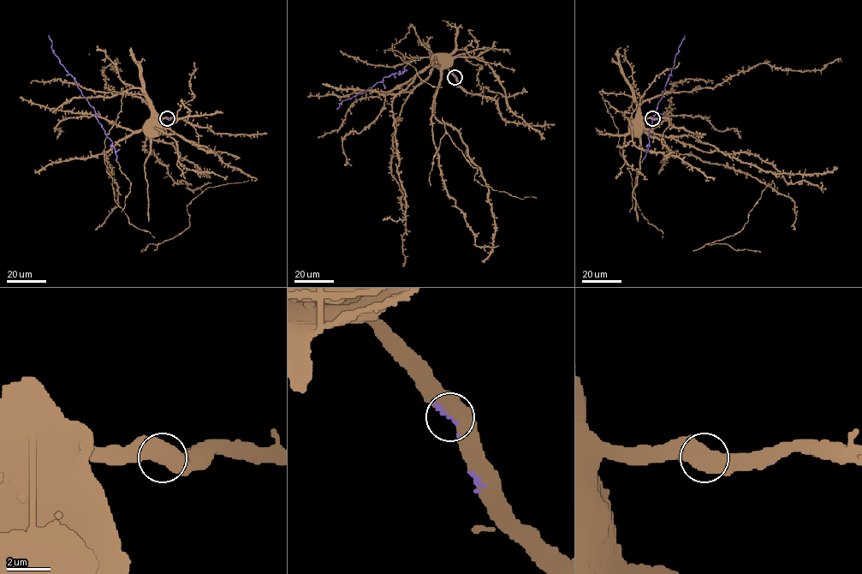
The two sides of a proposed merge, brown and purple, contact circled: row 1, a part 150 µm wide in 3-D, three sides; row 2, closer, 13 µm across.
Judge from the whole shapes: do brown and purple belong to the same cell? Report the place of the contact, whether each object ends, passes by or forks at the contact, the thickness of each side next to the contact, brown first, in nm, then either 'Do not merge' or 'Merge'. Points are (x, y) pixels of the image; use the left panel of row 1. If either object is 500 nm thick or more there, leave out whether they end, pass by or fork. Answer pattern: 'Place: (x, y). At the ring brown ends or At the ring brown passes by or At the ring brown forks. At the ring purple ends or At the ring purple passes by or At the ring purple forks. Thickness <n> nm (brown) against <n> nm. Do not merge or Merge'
Place: (167, 118). At the ring brown passes by. At the ring purple ends. Thickness 460 nm (brown) against 200 nm. Merge

